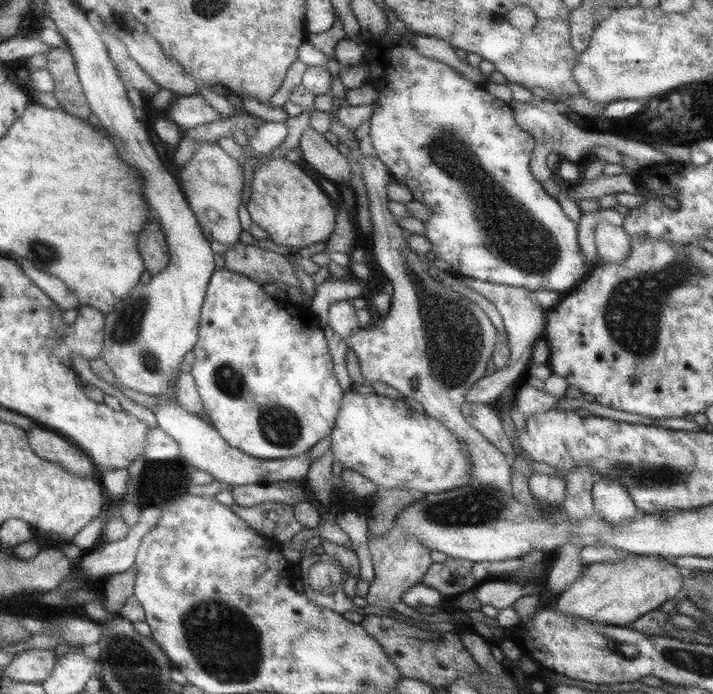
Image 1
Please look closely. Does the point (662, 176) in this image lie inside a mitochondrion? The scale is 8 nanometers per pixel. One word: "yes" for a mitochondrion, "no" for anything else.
no

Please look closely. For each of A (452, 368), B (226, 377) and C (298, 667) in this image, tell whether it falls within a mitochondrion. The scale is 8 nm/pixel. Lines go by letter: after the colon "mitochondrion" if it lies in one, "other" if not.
A: mitochondrion
B: mitochondrion
C: other

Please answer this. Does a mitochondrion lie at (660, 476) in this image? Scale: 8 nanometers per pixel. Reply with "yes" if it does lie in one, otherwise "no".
yes

